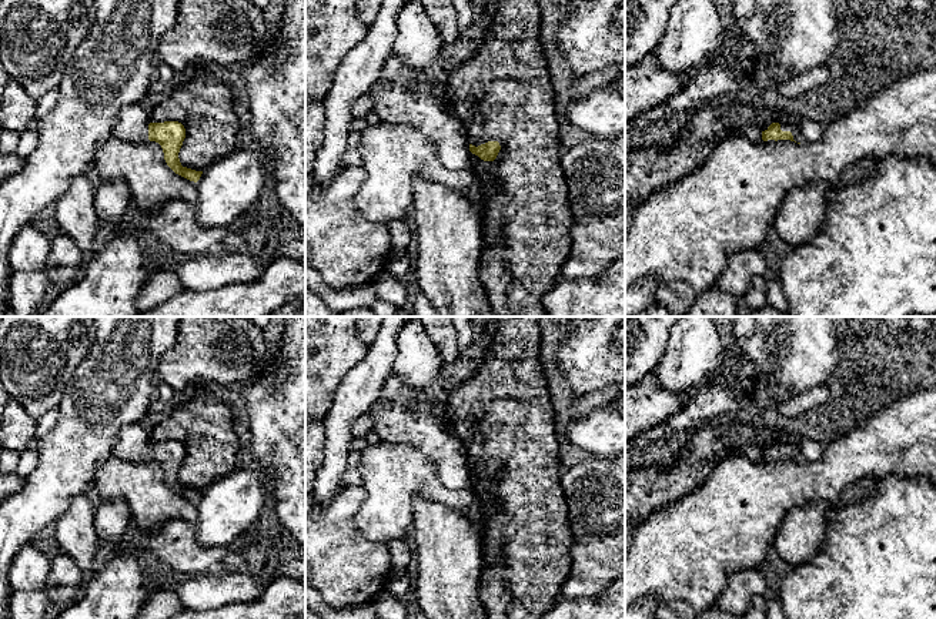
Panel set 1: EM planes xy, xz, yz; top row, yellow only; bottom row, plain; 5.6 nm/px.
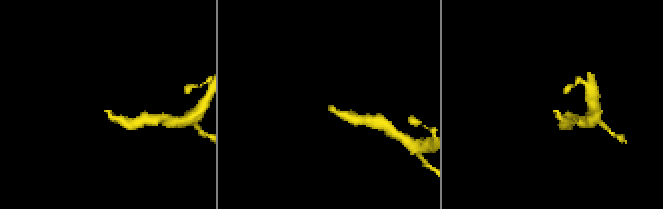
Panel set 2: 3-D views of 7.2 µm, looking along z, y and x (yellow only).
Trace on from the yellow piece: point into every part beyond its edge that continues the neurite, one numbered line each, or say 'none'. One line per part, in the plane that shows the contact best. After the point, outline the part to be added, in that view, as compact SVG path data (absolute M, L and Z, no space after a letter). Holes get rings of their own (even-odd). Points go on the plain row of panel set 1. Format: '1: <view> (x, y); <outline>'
1: yz (785, 445); M775 441L780 444L782 451L790 451L796 462L803 462L803 455L800 454L798 441Z

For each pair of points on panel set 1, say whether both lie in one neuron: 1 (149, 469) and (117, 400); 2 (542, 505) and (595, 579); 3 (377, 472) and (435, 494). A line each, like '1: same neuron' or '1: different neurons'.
1: different neurons
2: different neurons
3: same neuron

